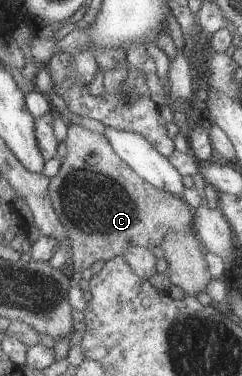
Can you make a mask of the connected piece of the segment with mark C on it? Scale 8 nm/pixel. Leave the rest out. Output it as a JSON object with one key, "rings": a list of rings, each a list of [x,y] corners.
{"rings":[[[67,122],[64,142],[66,153],[61,159],[57,173],[48,178],[48,195],[71,246],[73,270],[81,272],[96,260],[108,261],[120,255],[129,245],[147,249],[158,246],[164,232],[169,229],[180,233],[193,232],[189,205],[178,196],[156,189],[137,176],[113,152],[112,146],[101,133]]]}

